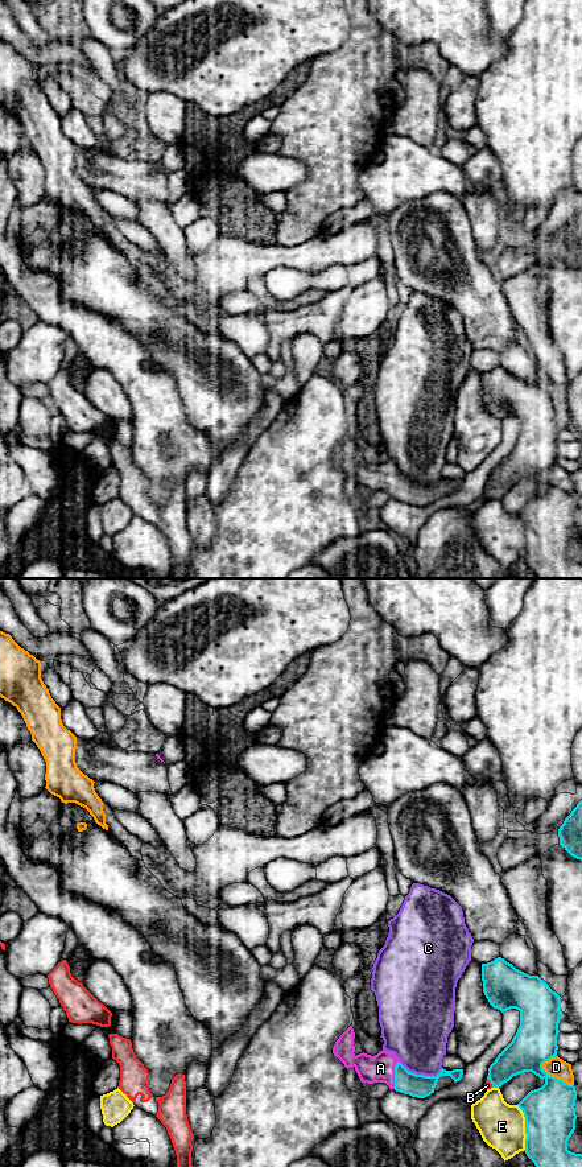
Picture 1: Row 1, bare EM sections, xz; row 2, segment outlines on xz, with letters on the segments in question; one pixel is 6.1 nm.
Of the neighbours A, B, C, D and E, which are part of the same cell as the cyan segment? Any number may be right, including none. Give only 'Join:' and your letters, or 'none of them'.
Join: A

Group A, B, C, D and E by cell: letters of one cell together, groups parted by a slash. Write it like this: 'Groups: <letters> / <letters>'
Groups: A / B / C / D / E

